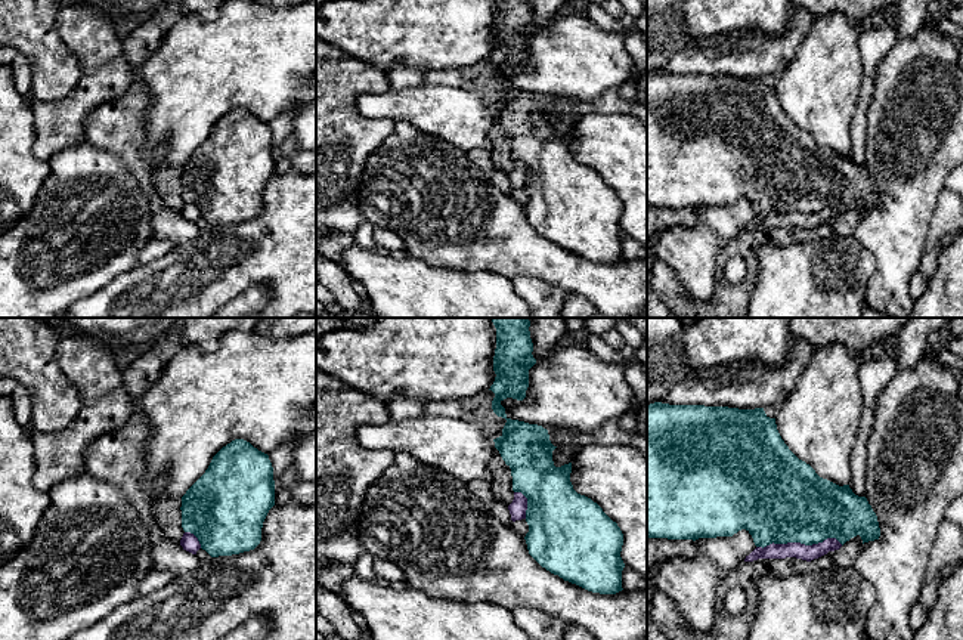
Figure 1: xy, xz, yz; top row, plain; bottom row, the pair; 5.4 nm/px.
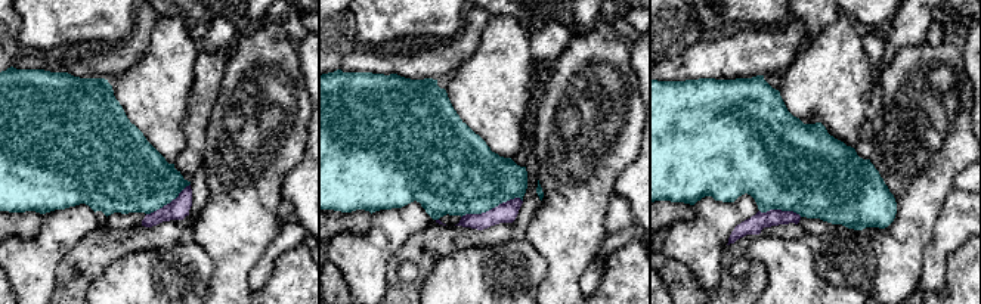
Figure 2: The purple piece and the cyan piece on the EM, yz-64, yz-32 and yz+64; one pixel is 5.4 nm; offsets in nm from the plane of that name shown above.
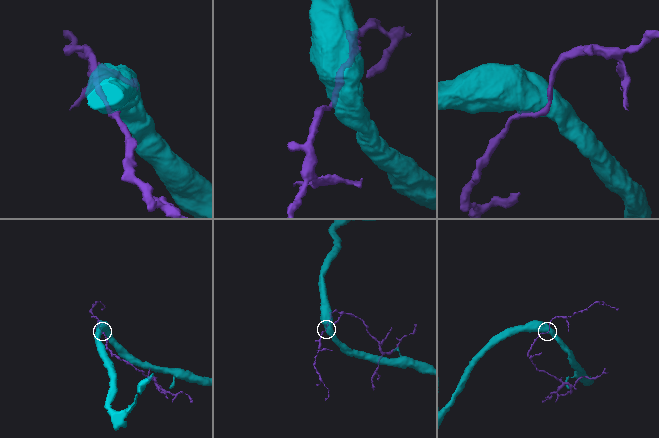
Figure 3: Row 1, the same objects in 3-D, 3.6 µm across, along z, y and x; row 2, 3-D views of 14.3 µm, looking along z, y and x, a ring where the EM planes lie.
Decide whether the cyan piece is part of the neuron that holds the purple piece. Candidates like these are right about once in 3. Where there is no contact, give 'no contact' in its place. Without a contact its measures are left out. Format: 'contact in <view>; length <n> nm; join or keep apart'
contact in yz; length 480 nm; keep apart

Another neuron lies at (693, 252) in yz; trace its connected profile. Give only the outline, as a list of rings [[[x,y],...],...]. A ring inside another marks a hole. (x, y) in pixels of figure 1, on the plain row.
[[[749,200],[733,205],[699,207],[693,228],[665,231],[654,245],[657,260],[672,266],[687,296],[706,302],[715,291],[719,251],[756,217]]]

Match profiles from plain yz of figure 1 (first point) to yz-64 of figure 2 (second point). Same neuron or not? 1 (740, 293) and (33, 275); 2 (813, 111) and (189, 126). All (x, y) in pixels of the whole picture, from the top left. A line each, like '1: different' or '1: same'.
1: different
2: different

